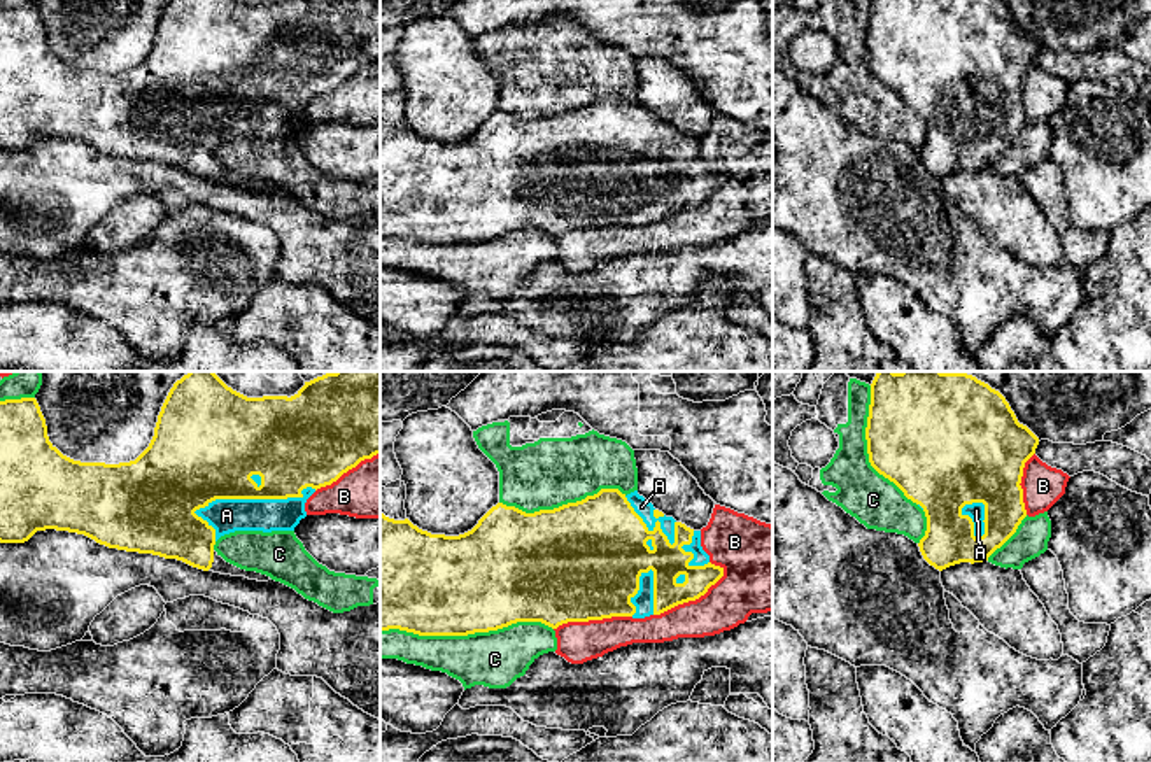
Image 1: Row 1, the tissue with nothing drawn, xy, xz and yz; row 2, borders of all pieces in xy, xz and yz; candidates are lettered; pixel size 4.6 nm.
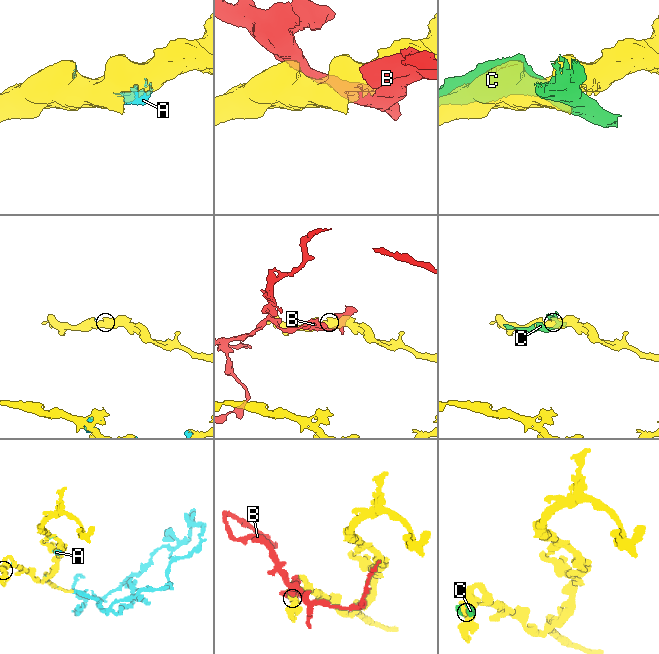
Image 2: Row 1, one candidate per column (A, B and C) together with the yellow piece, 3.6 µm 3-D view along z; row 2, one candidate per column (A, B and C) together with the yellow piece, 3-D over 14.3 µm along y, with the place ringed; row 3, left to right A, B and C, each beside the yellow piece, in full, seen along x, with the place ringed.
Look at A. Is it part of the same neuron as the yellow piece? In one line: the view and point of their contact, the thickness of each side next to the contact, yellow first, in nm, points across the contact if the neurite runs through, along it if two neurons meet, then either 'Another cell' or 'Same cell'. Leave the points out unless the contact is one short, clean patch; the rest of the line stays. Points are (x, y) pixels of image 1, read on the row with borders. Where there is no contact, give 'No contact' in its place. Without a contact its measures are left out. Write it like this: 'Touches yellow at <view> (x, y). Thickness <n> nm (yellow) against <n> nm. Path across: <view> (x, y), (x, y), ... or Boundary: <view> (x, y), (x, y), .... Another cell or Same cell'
Touches yellow at xy (256, 498). Thickness 360 nm (yellow) against 160 nm. Same cell

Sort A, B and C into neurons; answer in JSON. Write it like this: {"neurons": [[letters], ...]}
{"neurons": [["A"], ["B"], ["C"]]}

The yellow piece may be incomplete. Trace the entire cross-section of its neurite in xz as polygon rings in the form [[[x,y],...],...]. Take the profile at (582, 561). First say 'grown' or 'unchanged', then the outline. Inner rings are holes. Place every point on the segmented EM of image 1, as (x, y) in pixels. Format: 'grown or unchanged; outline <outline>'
grown; outline [[[601,489],[597,494],[587,496],[582,501],[534,513],[498,503],[471,531],[459,536],[431,534],[413,526],[408,519],[394,520],[380,512],[380,631],[399,629],[419,636],[468,636],[498,631],[517,622],[541,622],[557,629],[568,622],[589,622],[611,617],[645,618],[699,599],[722,576],[724,568],[711,564],[710,555],[701,547],[701,531],[694,531],[673,517],[666,517],[639,496],[638,490],[625,496],[618,489]]]

